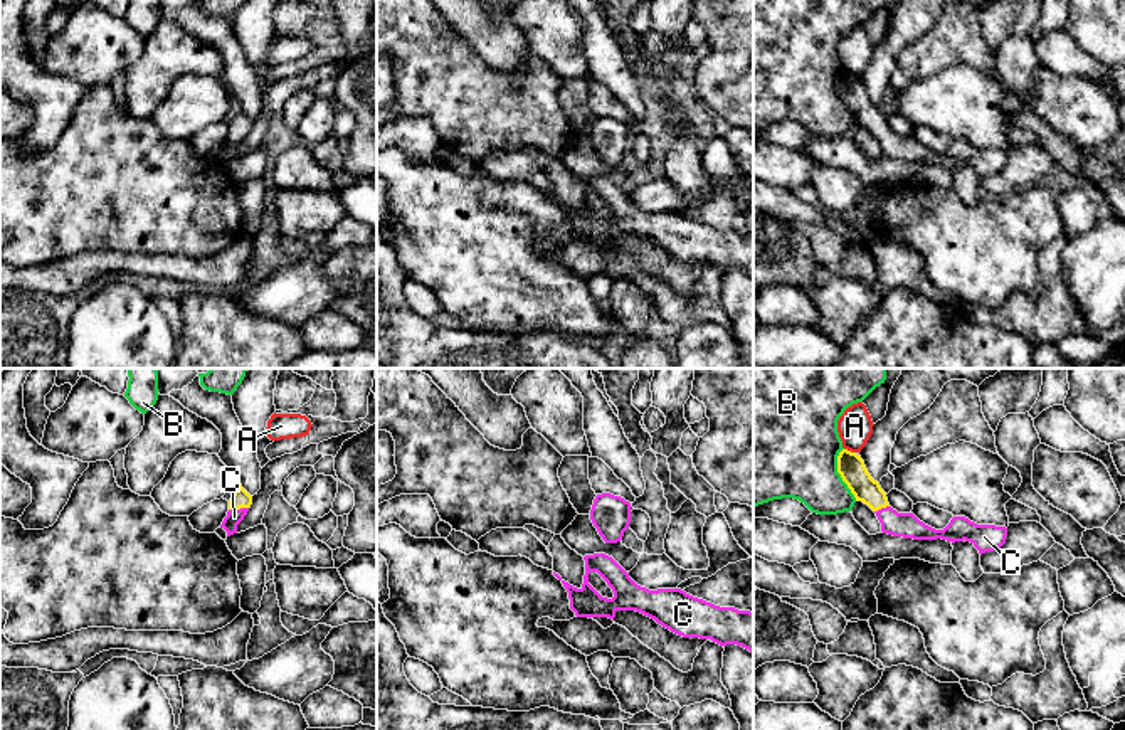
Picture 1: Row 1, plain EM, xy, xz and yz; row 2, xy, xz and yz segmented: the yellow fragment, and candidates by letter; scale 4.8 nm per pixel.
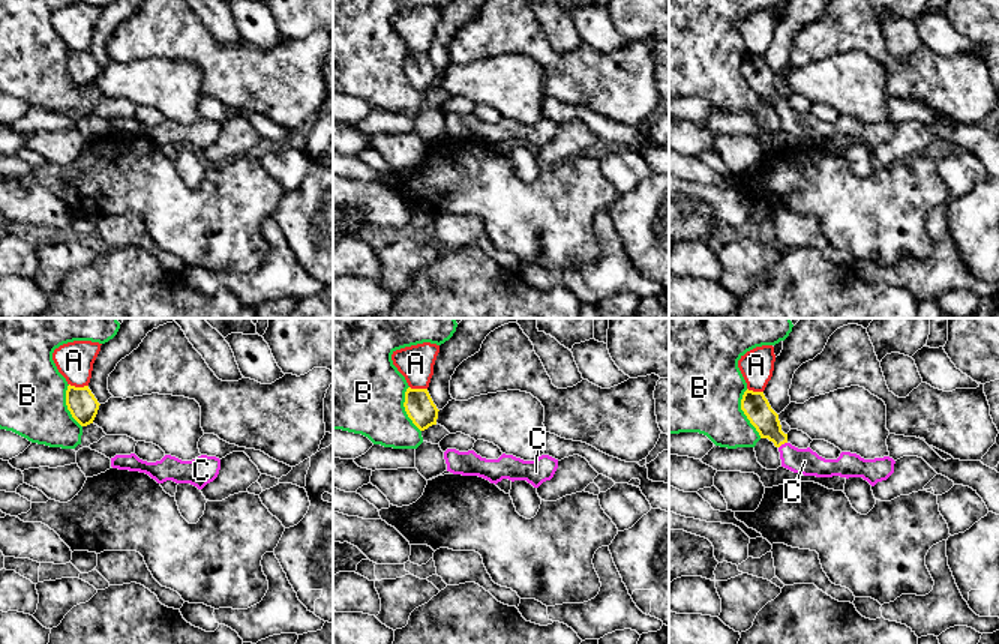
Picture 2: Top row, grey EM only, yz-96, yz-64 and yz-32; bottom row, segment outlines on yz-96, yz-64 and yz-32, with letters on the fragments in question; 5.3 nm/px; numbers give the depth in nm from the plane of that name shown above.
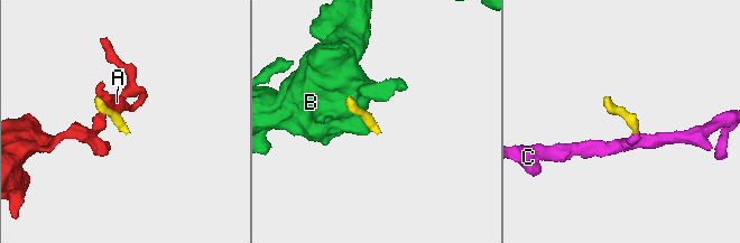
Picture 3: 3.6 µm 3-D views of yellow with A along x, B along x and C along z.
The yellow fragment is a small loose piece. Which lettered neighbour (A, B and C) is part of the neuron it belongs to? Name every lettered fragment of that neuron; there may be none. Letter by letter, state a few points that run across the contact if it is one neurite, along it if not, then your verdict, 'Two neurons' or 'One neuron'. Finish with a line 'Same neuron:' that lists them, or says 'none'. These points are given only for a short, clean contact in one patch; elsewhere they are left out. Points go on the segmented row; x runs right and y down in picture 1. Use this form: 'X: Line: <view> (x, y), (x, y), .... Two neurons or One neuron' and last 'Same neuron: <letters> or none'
A: Two neurons
B: Two neurons
C: Line: xy (241, 498), (237, 508), (234, 517). One neuron
Same neuron: C

